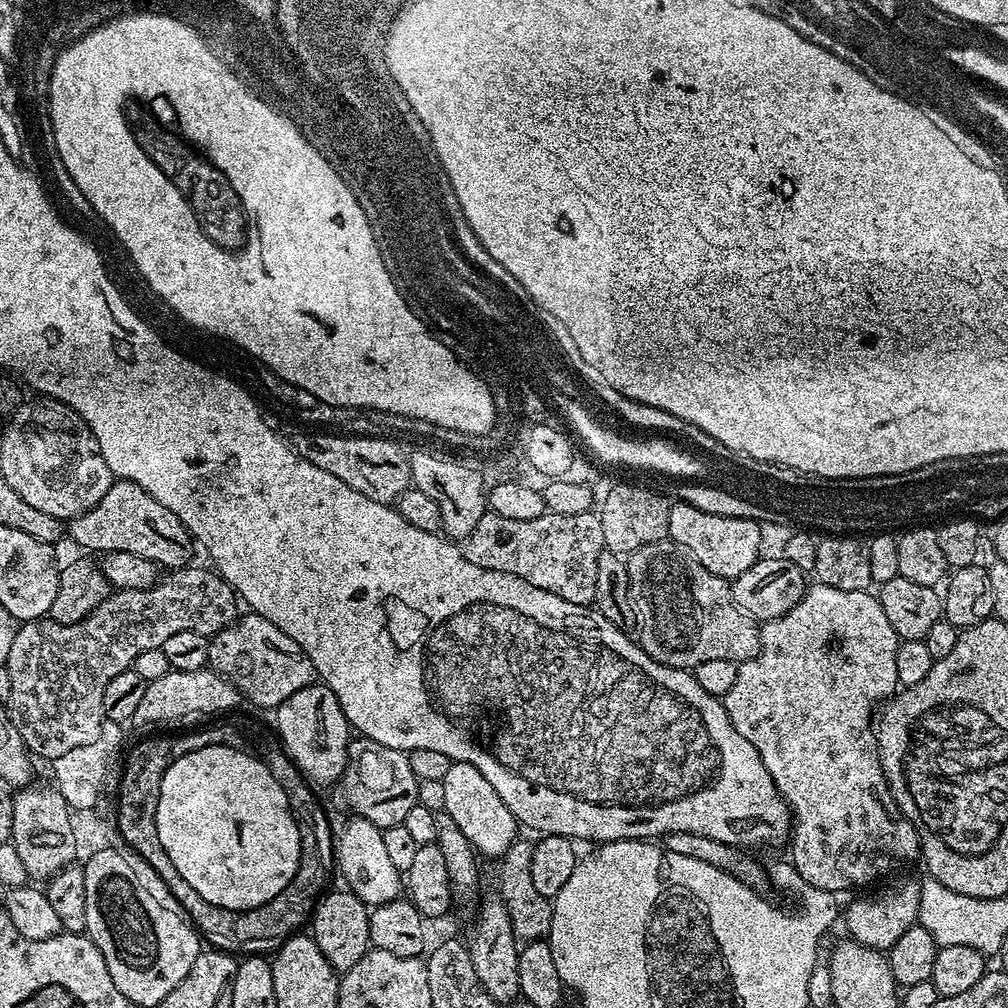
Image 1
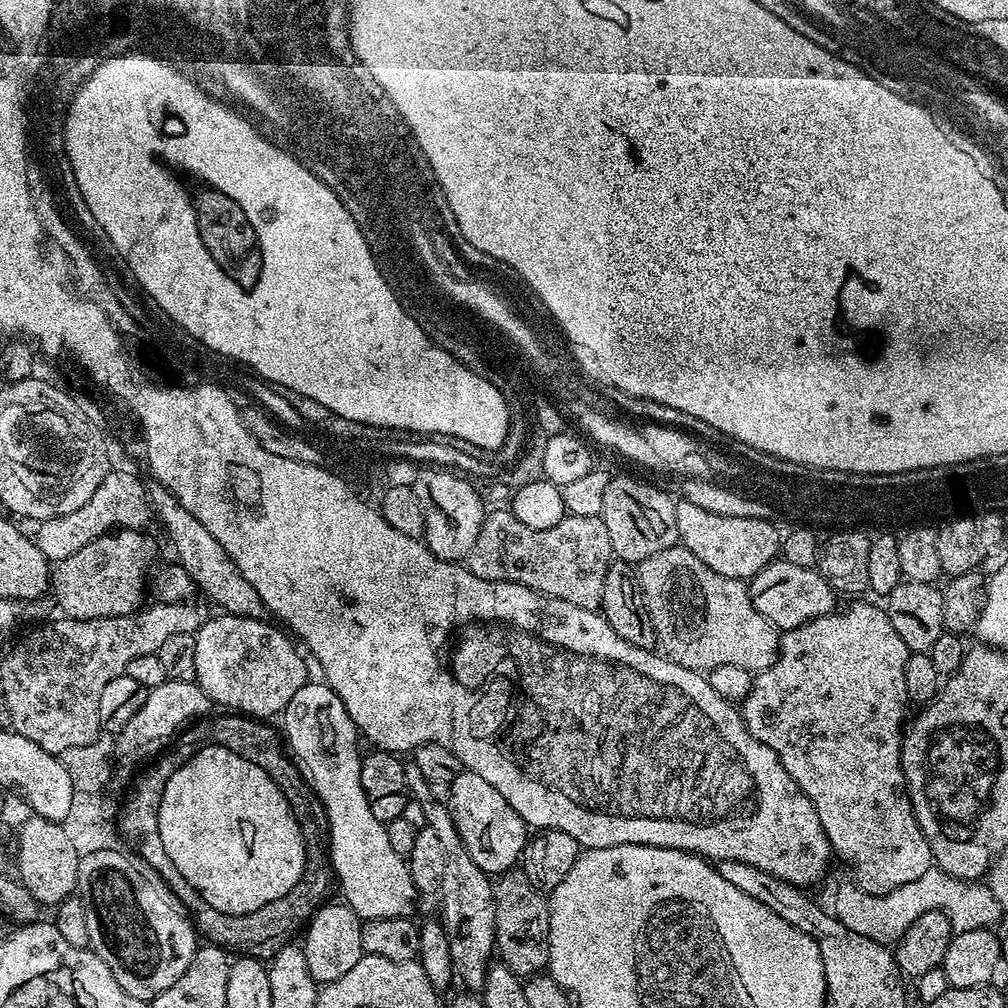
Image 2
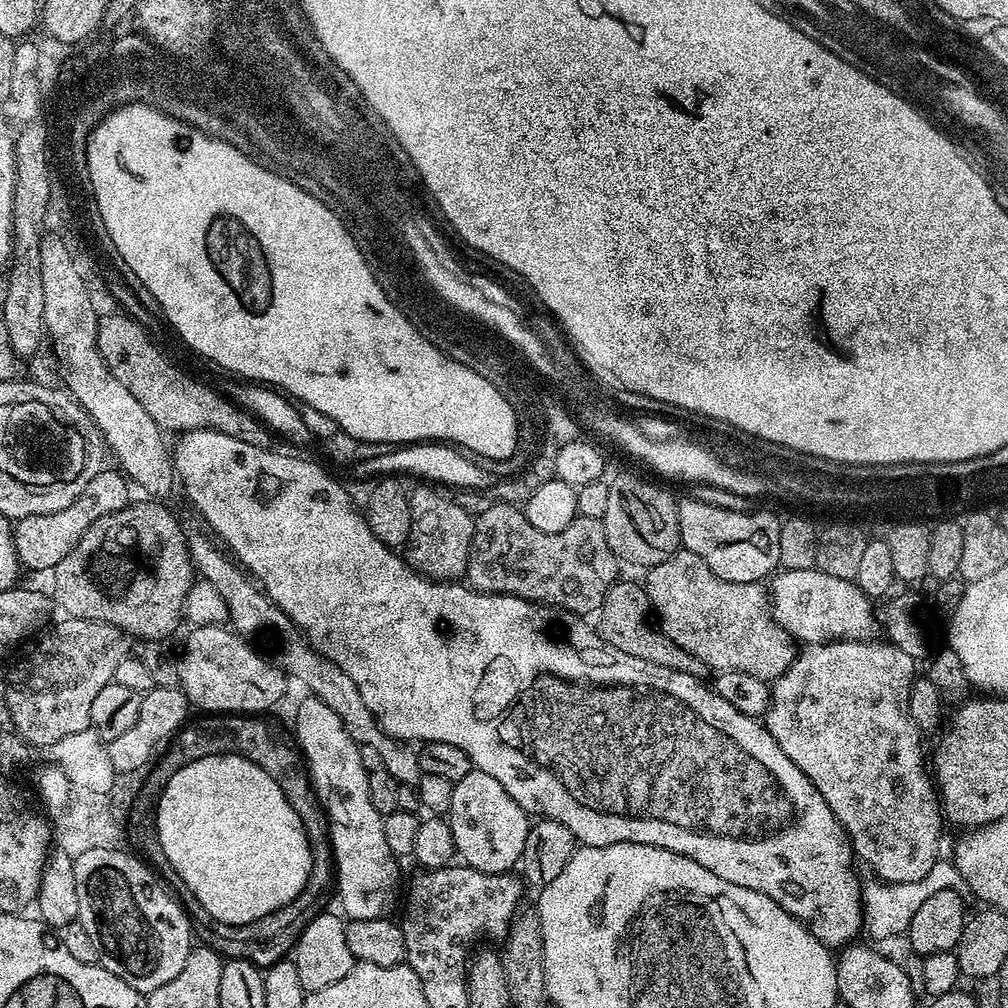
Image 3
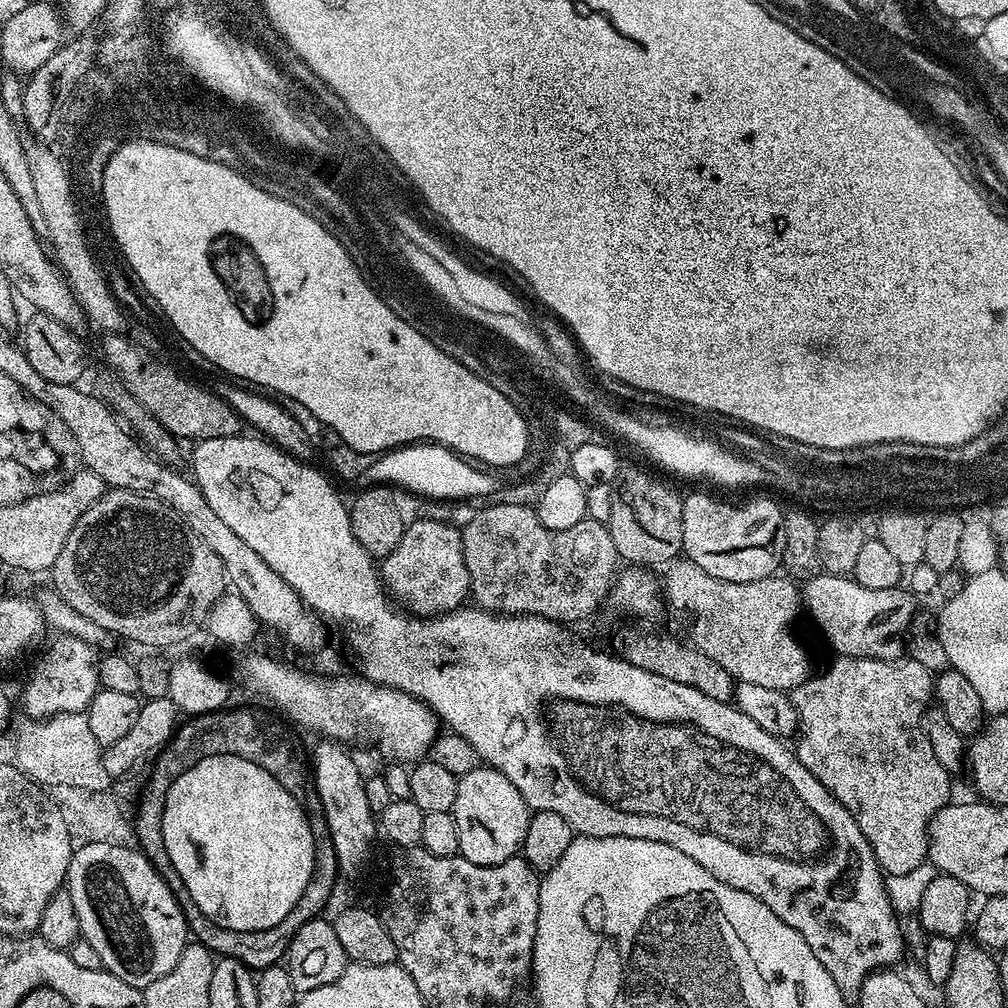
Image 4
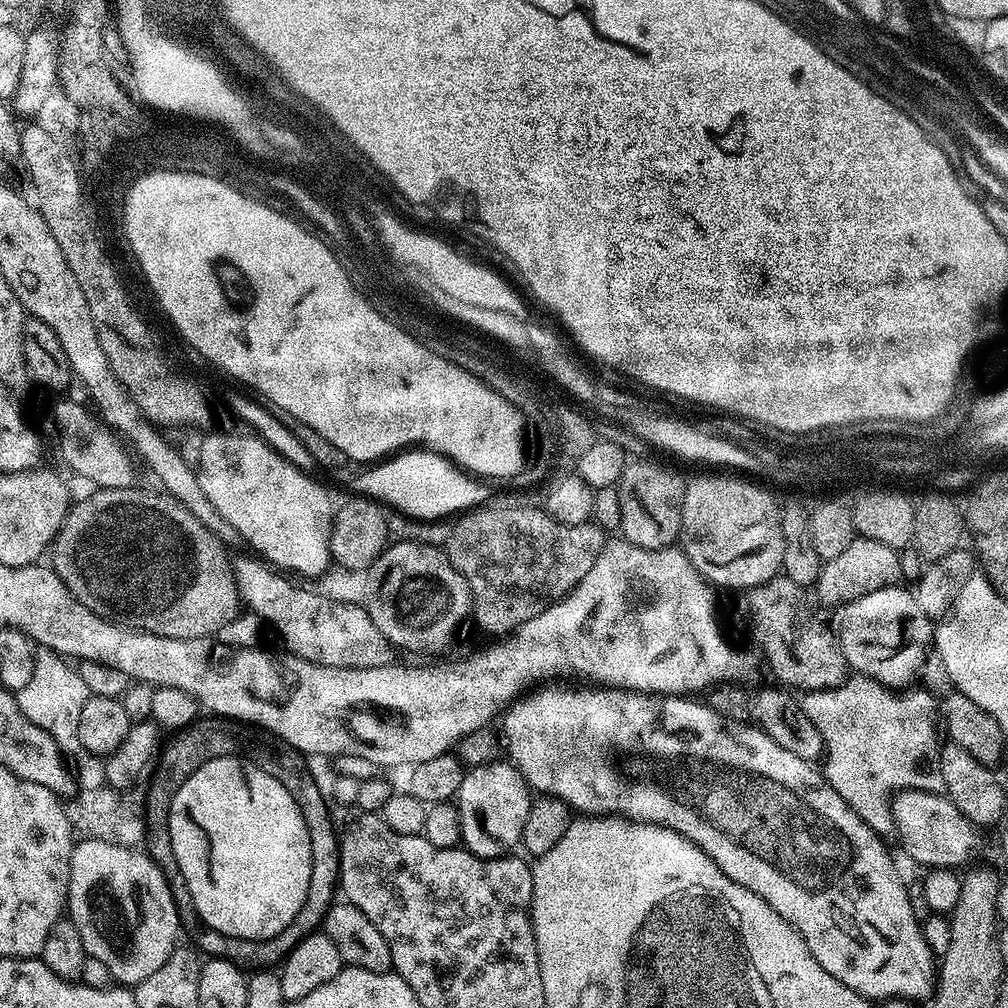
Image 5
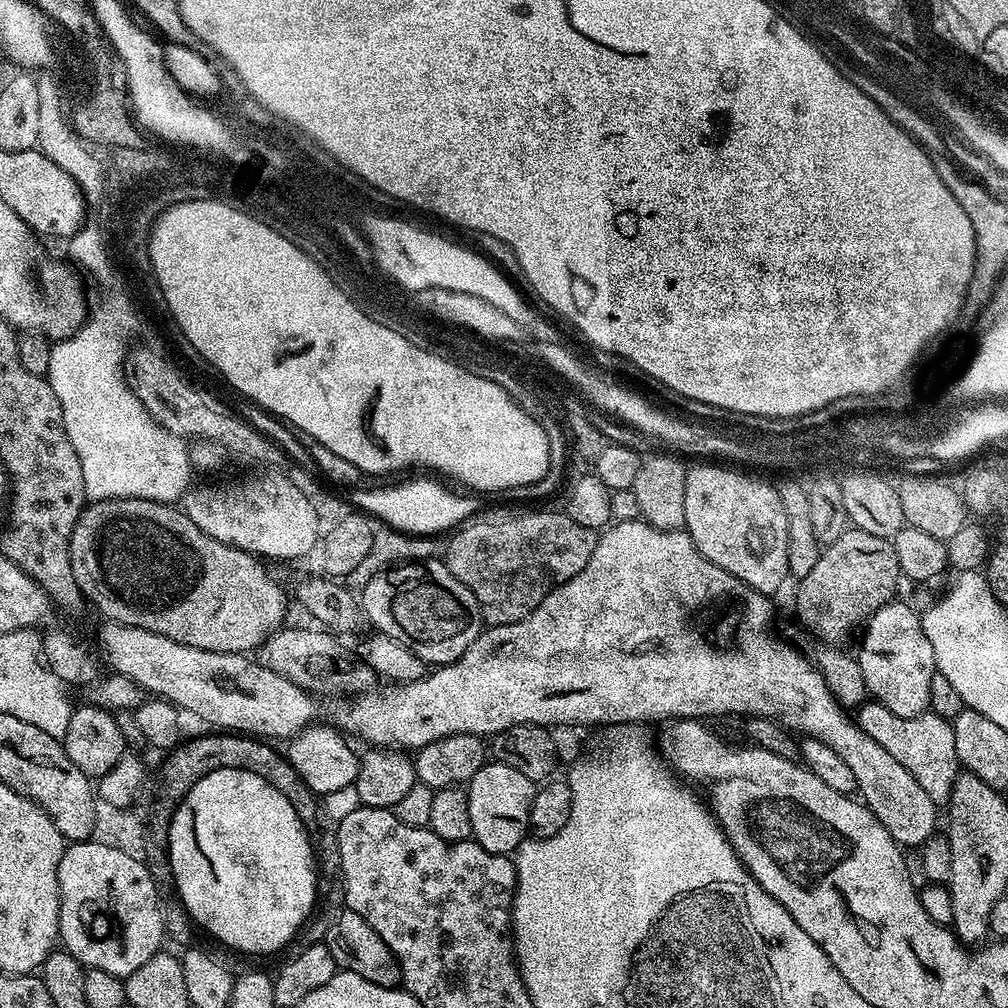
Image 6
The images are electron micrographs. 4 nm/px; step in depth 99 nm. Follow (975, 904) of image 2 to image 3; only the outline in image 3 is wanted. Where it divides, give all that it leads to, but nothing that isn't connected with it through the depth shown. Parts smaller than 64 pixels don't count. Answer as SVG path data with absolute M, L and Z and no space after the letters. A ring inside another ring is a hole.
M941 858L918 882L902 882L901 884L887 884L876 877L870 862L857 859L854 864L856 876L861 883L861 904L864 907L865 931L876 938L892 938L898 934L907 933L910 918L914 918L914 910L926 902L938 890L960 890L965 887L962 874L958 874L955 863L951 859Z

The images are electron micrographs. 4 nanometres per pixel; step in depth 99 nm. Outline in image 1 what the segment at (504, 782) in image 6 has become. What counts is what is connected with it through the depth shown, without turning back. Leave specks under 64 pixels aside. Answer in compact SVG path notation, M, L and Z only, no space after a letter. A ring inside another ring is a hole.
M453 762L450 770L446 770L442 785L446 797L442 812L454 820L475 851L481 857L503 857L507 848L518 839L518 821L510 806L506 806L502 798L498 798L498 790L494 790L494 786L490 786L490 782L486 782L486 778L482 778L482 774L478 774L474 766L459 762Z

